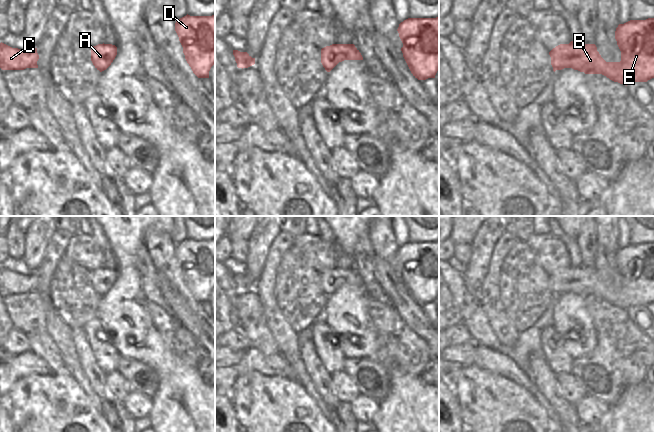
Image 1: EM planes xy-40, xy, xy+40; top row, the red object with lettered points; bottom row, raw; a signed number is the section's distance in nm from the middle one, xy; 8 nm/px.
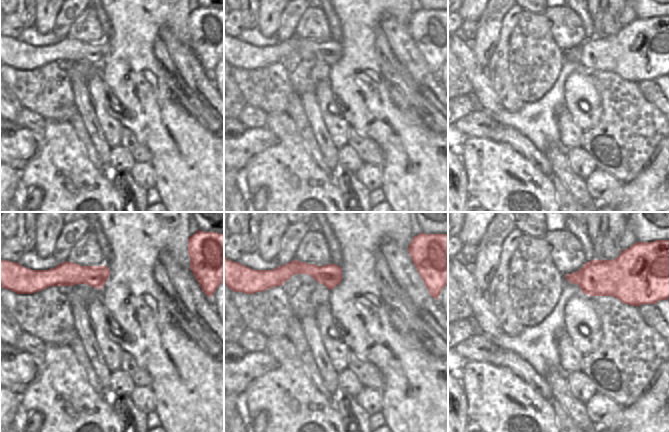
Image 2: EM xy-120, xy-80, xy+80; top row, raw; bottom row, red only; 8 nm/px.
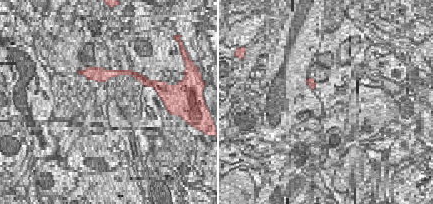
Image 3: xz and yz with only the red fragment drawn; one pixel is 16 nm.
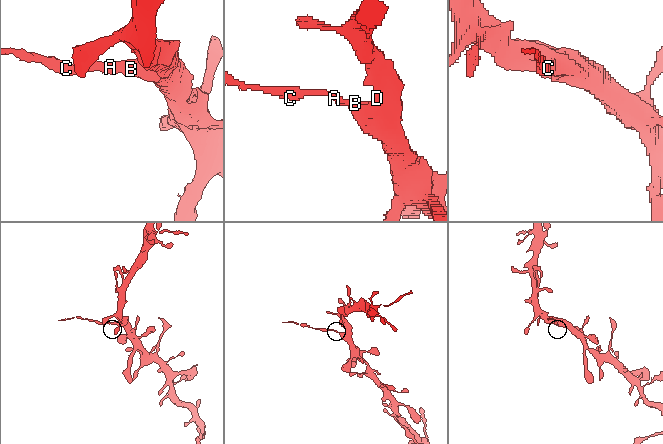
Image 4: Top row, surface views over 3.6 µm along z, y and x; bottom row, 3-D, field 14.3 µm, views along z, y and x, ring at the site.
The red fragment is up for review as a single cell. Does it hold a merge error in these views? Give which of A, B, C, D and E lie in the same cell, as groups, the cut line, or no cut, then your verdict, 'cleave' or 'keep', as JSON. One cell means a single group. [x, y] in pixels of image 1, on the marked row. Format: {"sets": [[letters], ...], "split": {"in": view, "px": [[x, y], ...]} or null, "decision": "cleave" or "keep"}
{"sets": [["A", "C"], ["B", "D", "E"]], "split": {"in": "xy+40", "px": [[569, 44], [566, 56], [557, 63], [556, 69]]}, "decision": "cleave"}

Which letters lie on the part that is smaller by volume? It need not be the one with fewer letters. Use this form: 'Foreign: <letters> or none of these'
Foreign: A, C

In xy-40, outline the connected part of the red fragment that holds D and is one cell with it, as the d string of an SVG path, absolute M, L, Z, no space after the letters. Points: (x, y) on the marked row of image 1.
M187 14L176 21L175 31L193 73L198 78L209 78L209 71L215 64L215 14Z

